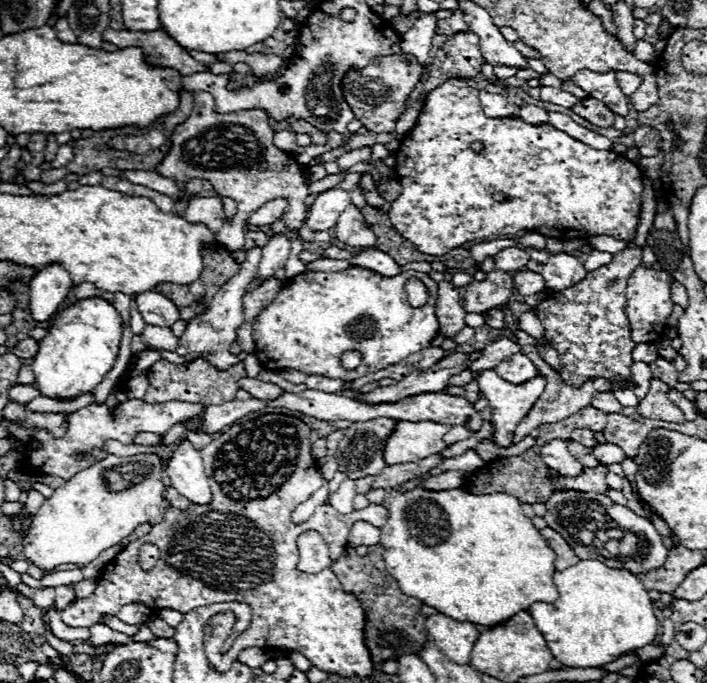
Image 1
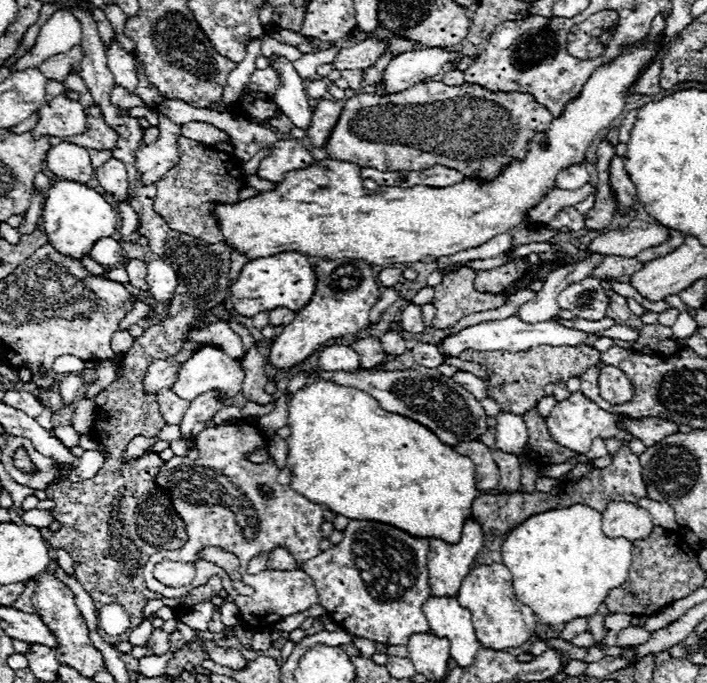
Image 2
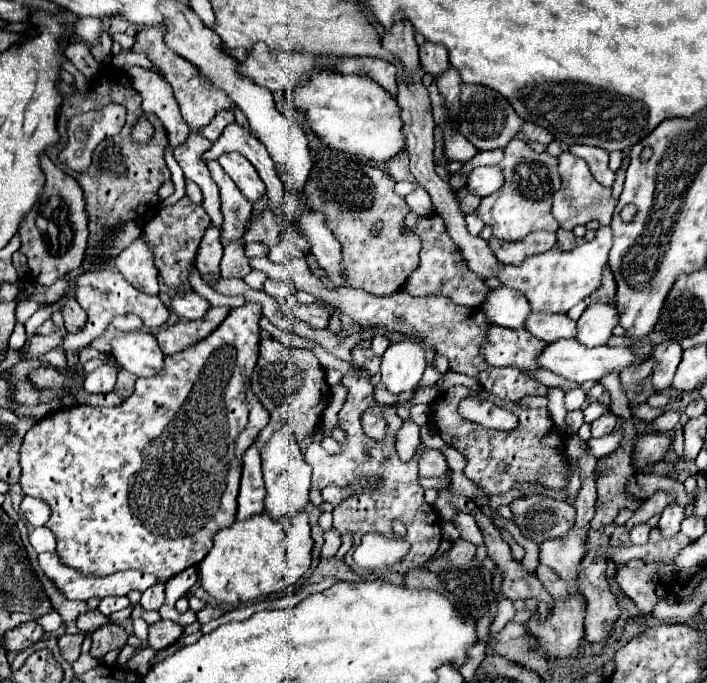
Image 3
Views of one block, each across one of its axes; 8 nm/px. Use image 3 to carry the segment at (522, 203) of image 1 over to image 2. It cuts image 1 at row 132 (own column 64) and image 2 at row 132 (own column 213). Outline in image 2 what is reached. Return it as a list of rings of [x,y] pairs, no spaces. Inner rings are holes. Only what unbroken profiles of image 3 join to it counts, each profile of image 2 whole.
[[[420,82],[410,90],[394,96],[360,94],[344,102],[342,118],[332,130],[326,152],[332,160],[354,162],[362,168],[376,168],[386,172],[398,170],[426,170],[436,164],[462,172],[466,178],[480,178],[494,182],[498,174],[512,162],[522,162],[528,152],[528,142],[536,132],[546,132],[552,124],[552,114],[538,104],[532,94],[524,92],[490,92],[478,84],[446,86],[444,82]]]

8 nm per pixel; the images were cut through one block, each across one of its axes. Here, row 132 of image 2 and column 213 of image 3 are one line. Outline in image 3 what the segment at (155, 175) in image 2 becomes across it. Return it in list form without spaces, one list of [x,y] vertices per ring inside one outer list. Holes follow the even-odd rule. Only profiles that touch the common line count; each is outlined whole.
[[[218,160],[208,162],[208,170],[212,180],[220,188],[220,200],[222,200],[222,214],[224,214],[224,226],[222,226],[222,238],[232,240],[232,238],[242,238],[244,234],[244,222],[248,220],[252,212],[252,202],[248,202],[238,186],[230,180],[230,176],[224,174],[222,166]]]

